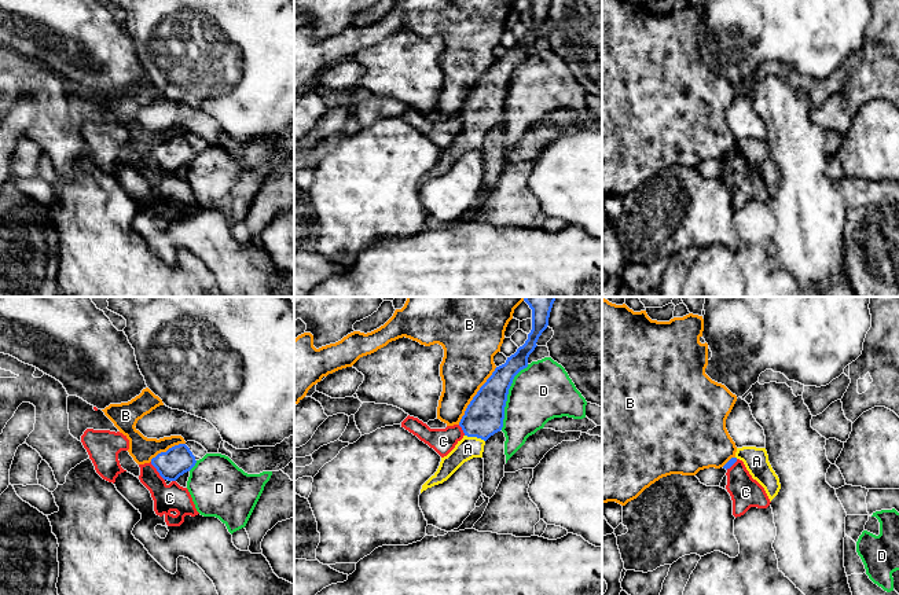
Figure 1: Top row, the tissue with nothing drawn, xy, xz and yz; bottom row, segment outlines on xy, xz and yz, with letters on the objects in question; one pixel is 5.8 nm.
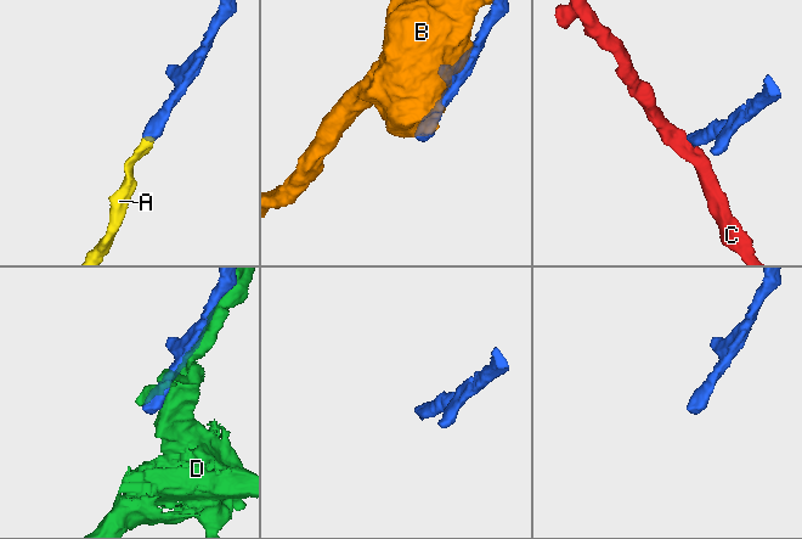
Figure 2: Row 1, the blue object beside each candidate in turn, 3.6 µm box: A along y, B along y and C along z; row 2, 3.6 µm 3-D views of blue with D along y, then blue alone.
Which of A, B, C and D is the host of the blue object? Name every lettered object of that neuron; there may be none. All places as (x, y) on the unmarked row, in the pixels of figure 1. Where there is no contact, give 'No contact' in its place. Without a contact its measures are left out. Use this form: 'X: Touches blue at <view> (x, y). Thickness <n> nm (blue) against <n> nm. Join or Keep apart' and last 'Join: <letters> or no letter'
A: Touches blue at xz (474, 128). Thickness 220 nm (blue) against 130 nm. Join
B: Touches blue at xz (474, 88). Thickness 220 nm (blue) against 300 nm. Keep apart
C: Touches blue at xy (157, 162). Thickness 170 nm (blue) against 160 nm. Keep apart
D: Touches blue at xz (506, 88). Thickness 220 nm (blue) against 340 nm. Keep apart
Join: A

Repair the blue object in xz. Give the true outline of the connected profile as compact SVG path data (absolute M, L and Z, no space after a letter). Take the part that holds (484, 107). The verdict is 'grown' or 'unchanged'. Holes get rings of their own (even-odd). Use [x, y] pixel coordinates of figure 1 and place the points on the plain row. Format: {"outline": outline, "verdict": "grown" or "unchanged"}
{"outline": "M531 0L532 22L528 32L496 59L487 74L467 98L459 118L465 128L455 140L441 150L437 164L422 177L421 186L428 180L447 173L465 154L482 150L485 133L500 124L504 111L504 99L514 69L528 59L528 49L537 38L536 34L548 18L551 0Z", "verdict": "grown"}

